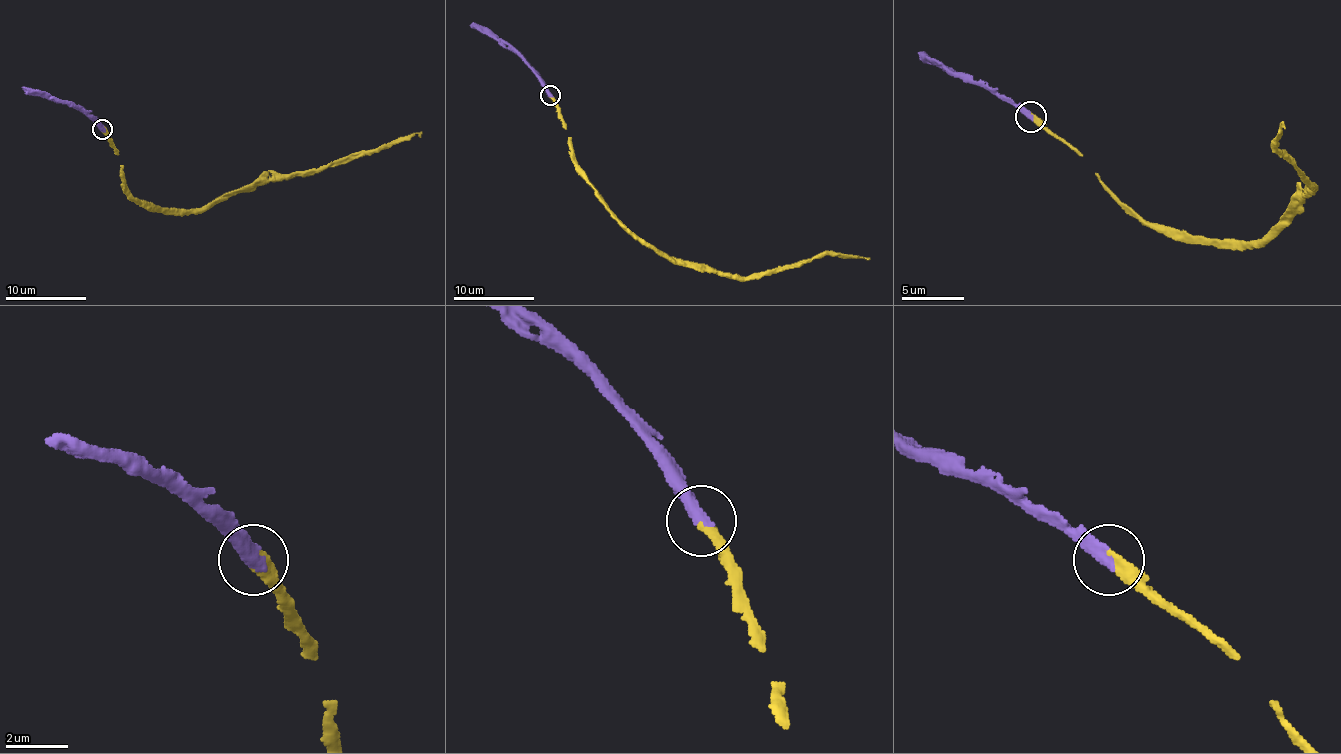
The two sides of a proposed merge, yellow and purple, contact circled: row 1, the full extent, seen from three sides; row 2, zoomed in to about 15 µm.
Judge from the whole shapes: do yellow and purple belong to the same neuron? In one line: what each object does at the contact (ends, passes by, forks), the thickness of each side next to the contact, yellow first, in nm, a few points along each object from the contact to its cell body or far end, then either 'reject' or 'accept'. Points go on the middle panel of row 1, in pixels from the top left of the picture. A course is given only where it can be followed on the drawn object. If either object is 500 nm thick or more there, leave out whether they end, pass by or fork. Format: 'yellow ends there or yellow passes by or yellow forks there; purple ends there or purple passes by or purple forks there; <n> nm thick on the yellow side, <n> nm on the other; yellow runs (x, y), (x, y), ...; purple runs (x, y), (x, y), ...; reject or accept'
360 nm thick on the yellow side, 500 nm on the other; yellow runs (549, 95), (584, 180), (647, 243), (673, 259), (740, 277), (760, 277), (827, 255), (870, 259); purple runs (549, 95), (539, 76), (517, 54), (470, 24); accept

